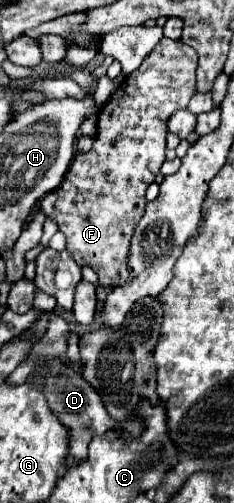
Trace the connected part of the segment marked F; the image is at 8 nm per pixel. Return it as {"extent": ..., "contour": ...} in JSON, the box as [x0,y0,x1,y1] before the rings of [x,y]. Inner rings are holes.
{"extent":[40,38,198,288],"contour":[[[162,38],[162,40],[156,44],[156,48],[150,52],[150,56],[146,56],[146,60],[140,64],[140,68],[134,70],[130,76],[126,76],[124,82],[122,82],[122,84],[116,88],[116,92],[110,96],[110,100],[100,108],[100,112],[98,112],[98,122],[96,122],[96,138],[94,138],[92,150],[86,152],[86,154],[74,156],[72,166],[70,166],[68,174],[64,176],[60,188],[56,188],[54,192],[46,194],[46,196],[42,198],[42,202],[40,202],[40,208],[44,210],[44,214],[46,214],[50,220],[54,220],[54,222],[58,224],[58,230],[66,236],[66,250],[70,252],[70,256],[74,256],[76,264],[78,264],[78,266],[90,266],[90,268],[98,274],[100,284],[106,286],[106,288],[114,288],[114,286],[124,284],[124,282],[128,280],[126,256],[130,254],[130,240],[132,240],[132,236],[134,236],[134,228],[136,228],[136,224],[138,224],[138,218],[142,218],[144,212],[146,212],[146,204],[148,204],[148,202],[146,202],[146,196],[144,196],[144,194],[146,194],[148,186],[154,182],[156,174],[160,174],[160,166],[162,166],[162,162],[166,160],[166,156],[164,156],[164,152],[166,152],[166,134],[168,134],[166,120],[168,120],[176,110],[186,108],[186,104],[190,102],[192,94],[196,92],[196,64],[198,64],[198,54],[194,52],[194,48],[190,48],[190,46],[184,44],[182,40]]]}

